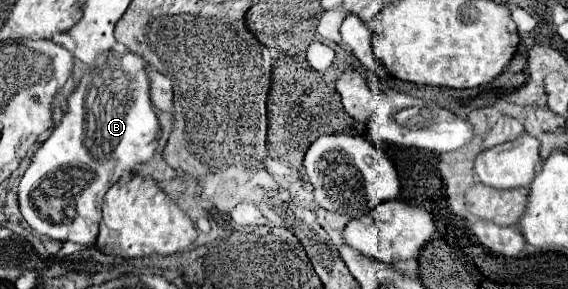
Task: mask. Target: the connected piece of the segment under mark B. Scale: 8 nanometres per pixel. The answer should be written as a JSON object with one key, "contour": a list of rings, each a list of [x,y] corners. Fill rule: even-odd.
{"contour":[[[102,52],[98,56],[98,62],[94,64],[94,68],[90,68],[86,72],[86,76],[80,80],[78,88],[70,94],[68,98],[68,112],[64,114],[64,118],[54,126],[50,138],[36,150],[36,154],[32,156],[32,162],[26,170],[26,174],[22,176],[20,180],[20,186],[18,186],[18,204],[20,204],[20,212],[24,216],[24,220],[28,222],[28,226],[32,230],[36,230],[38,234],[42,236],[48,236],[52,240],[58,240],[58,242],[74,242],[74,244],[84,244],[84,246],[92,246],[96,242],[96,236],[98,236],[98,224],[102,220],[102,198],[106,194],[106,190],[124,174],[124,172],[130,172],[134,170],[136,164],[142,164],[142,162],[148,162],[156,150],[156,134],[160,130],[160,124],[156,120],[156,114],[154,114],[154,108],[150,104],[150,98],[148,98],[148,78],[146,78],[146,68],[148,64],[136,56],[136,54],[126,54],[126,56],[116,56],[116,62],[112,62],[112,52]]]}

